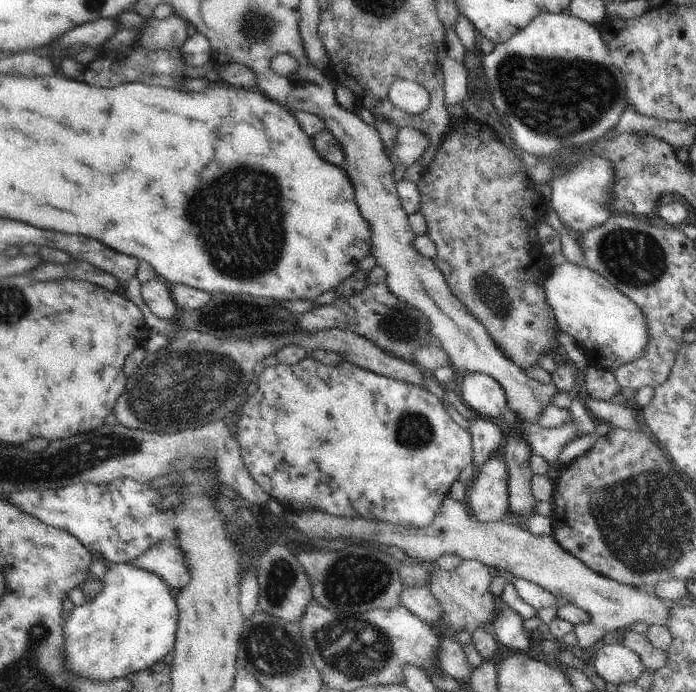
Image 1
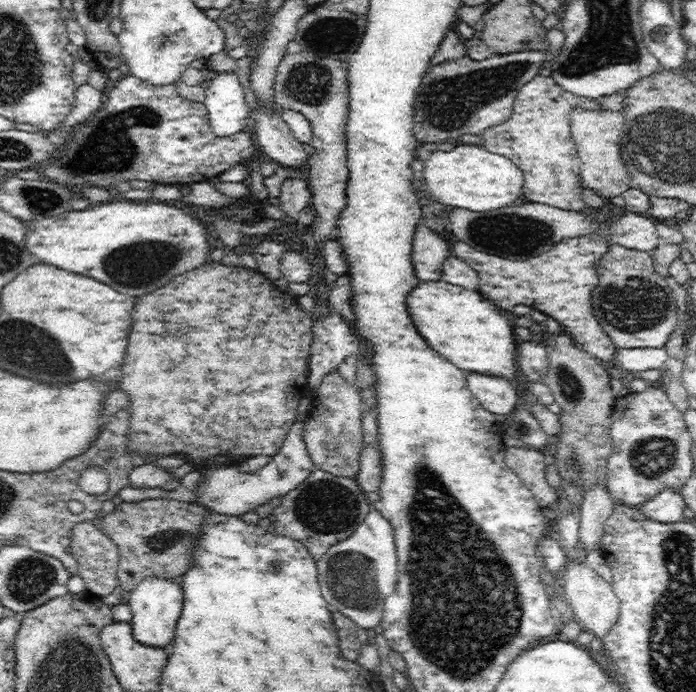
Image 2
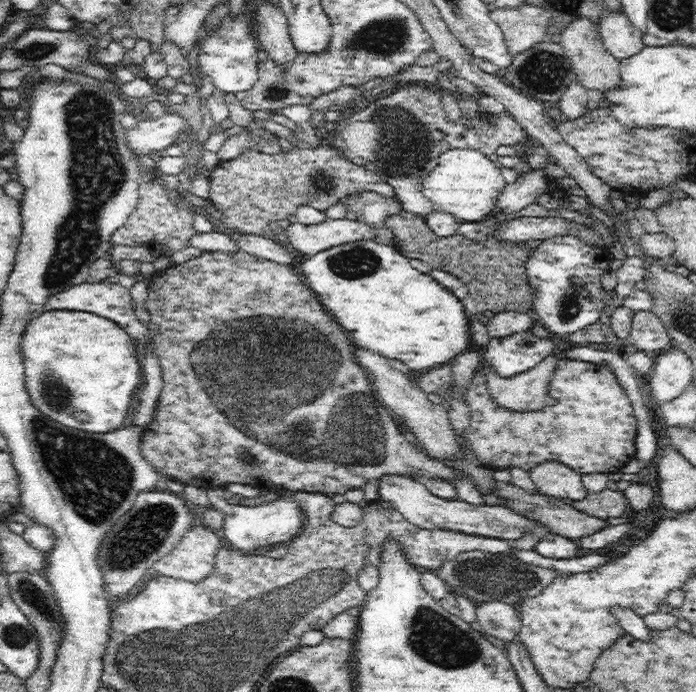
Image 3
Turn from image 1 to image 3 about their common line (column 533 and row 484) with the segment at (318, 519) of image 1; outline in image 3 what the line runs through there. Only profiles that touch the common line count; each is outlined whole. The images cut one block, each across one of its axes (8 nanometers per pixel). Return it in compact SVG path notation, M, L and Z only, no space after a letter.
M543 462L543 464L536 466L536 468L532 468L529 474L532 478L532 483L536 485L536 488L539 492L542 492L542 494L556 498L570 498L570 500L573 501L583 499L588 494L586 488L582 485L581 475L561 462Z

